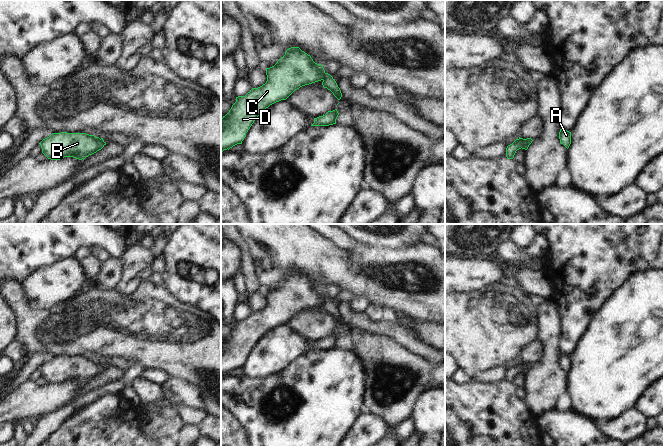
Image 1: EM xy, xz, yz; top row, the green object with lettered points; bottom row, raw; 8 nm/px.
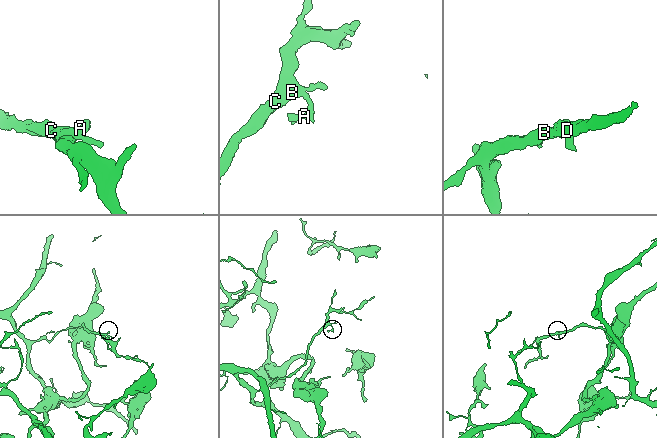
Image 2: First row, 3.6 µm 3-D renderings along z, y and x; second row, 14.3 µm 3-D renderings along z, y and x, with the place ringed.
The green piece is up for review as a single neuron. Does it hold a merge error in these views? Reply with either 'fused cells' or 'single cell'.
fused cells

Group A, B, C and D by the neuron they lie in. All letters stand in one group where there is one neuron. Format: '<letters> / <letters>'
A / B C D

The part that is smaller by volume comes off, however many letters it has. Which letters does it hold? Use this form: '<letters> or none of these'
A

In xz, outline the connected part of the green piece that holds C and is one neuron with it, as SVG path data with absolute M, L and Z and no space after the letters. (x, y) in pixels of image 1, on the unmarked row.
M299 271L287 273L285 279L274 290L266 292L266 307L258 312L252 312L245 320L236 321L236 326L221 343L221 377L237 368L242 368L250 351L266 332L276 326L286 324L302 310L323 304L324 298L323 289L315 287L311 280Z

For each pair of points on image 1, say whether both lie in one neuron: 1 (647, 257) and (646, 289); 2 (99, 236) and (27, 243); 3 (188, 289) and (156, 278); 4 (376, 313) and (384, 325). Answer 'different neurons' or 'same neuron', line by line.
1: different neurons
2: same neuron
3: different neurons
4: different neurons

